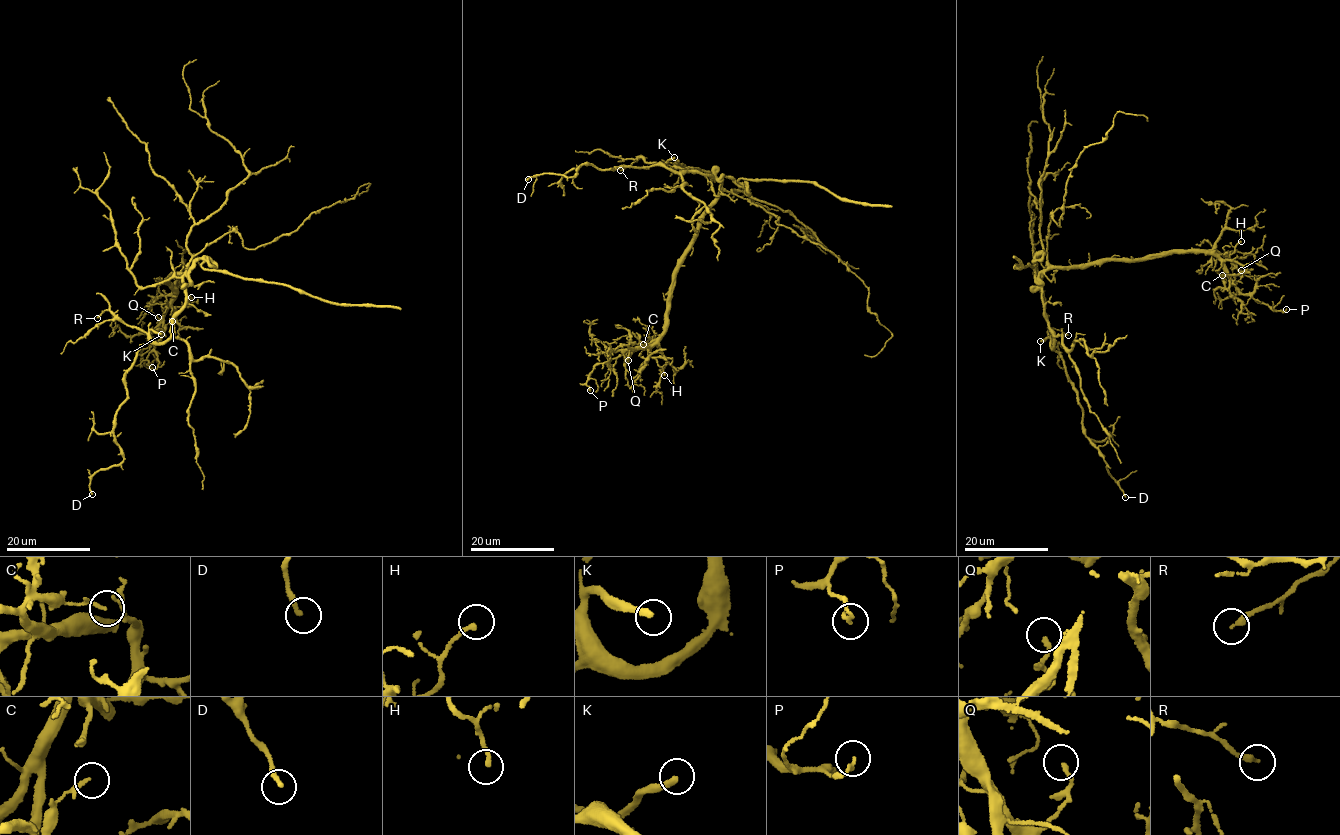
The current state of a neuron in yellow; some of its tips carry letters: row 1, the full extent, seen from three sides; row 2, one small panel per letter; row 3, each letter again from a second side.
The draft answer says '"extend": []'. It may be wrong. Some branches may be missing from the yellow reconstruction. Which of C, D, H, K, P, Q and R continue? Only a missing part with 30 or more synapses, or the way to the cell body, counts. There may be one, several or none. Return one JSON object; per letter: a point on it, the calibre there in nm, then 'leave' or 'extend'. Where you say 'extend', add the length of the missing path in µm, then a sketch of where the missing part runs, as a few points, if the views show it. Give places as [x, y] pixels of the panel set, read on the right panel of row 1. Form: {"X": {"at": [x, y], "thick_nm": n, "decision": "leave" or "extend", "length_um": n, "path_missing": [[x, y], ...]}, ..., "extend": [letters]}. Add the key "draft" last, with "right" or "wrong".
{"C": {"at": [1222, 275], "thick_nm": 160, "decision": "leave"}, "D": {"at": [1125, 497], "thick_nm": 200, "decision": "leave"}, "H": {"at": [1241, 241], "thick_nm": 190, "decision": "leave"}, "K": {"at": [1040, 341], "thick_nm": 280, "decision": "extend", "length_um": 40, "path_missing": [[1040, 341], [1036, 352], [1028, 356], [1009, 352], [1007, 366], [997, 371]]}, "P": {"at": [1286, 309], "thick_nm": 140, "decision": "leave"}, "Q": {"at": [1241, 270], "thick_nm": 180, "decision": "leave"}, "R": {"at": [1068, 335], "thick_nm": 240, "decision": "leave"}, "extend": ["K"], "draft": "wrong"}

